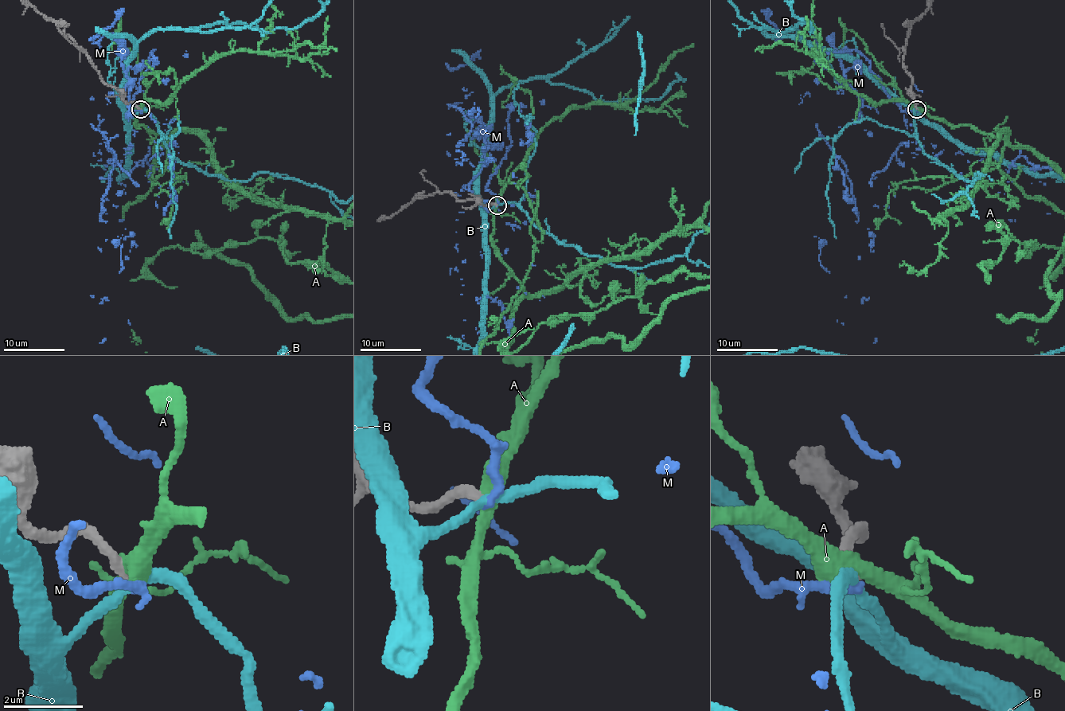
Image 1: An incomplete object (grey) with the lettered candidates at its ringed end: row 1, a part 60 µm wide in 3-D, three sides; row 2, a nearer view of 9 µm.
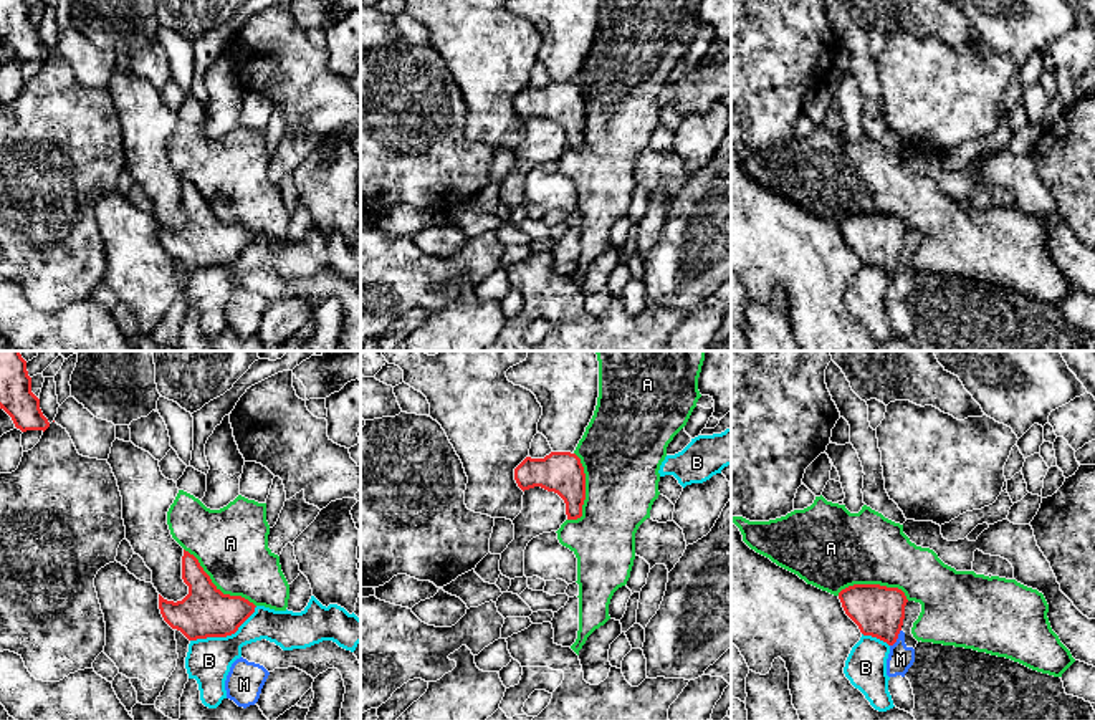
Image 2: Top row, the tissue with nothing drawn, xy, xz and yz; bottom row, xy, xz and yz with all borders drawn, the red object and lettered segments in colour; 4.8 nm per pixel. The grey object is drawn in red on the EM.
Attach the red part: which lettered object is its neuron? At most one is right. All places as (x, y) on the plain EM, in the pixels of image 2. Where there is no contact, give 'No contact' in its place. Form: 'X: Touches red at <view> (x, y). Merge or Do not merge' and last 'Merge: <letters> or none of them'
A: Touches red at xy (215, 216). Do not merge
B: Touches red at xy (225, 265). Do not merge
M: Touches red at yz (897, 267). Do not merge
Merge: none of them

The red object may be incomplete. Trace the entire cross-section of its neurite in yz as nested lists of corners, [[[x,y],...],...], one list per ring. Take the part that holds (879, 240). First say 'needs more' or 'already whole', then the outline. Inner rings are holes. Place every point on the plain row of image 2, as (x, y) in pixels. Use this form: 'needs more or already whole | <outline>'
already whole | [[[854,214],[839,222],[845,243],[863,265],[877,266],[893,275],[905,248],[908,232],[898,217],[880,214]]]

